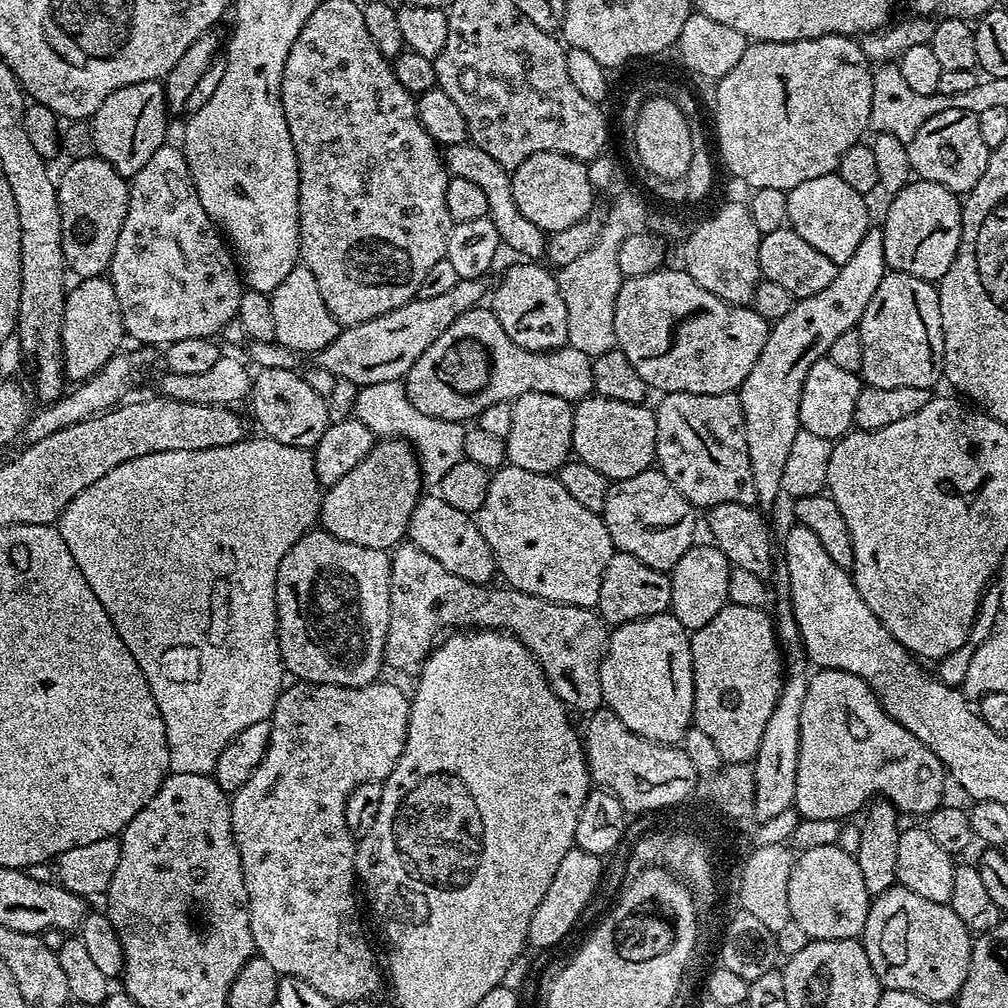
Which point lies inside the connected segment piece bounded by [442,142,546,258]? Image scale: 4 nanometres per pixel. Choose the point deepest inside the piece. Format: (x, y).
(466, 160)

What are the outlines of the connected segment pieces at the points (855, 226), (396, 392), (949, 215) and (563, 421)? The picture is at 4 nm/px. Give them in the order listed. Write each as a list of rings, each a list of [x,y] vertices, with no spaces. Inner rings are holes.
[[[835,174],[822,178],[810,178],[810,182],[802,182],[798,186],[787,189],[788,224],[814,250],[822,250],[830,262],[842,265],[858,250],[858,242],[868,233],[868,204],[865,193],[852,189],[847,182]]]
[[[391,380],[363,385],[354,398],[353,417],[366,425],[378,438],[406,439],[420,457],[423,483],[438,486],[451,467],[464,457],[466,426],[457,420],[434,418],[422,414],[410,402],[403,381]]]
[[[916,178],[893,195],[888,202],[888,213],[882,221],[885,265],[893,272],[905,272],[914,278],[939,282],[946,270],[950,270],[950,262],[954,262],[954,254],[958,250],[962,230],[961,197],[946,190],[946,186],[938,186],[938,182]]]
[[[531,392],[511,401],[511,405],[510,434],[504,441],[508,455],[507,463],[543,476],[559,473],[560,467],[568,463],[573,455],[573,401],[558,398],[554,394]]]

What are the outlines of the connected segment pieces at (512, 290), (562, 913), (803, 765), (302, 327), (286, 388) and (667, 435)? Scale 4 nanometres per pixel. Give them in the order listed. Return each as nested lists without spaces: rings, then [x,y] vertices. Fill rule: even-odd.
[[[516,262],[504,272],[500,285],[493,287],[490,292],[490,307],[492,313],[498,318],[502,330],[506,330],[506,338],[510,342],[518,342],[531,352],[552,352],[555,348],[565,347],[568,343],[568,323],[566,322],[566,302],[562,302],[562,294],[558,290],[555,275],[540,262]]]
[[[573,847],[562,858],[558,865],[558,871],[554,874],[550,886],[542,902],[538,902],[538,910],[530,918],[530,930],[528,931],[528,944],[536,948],[552,948],[560,944],[568,936],[568,931],[577,923],[581,923],[586,906],[590,898],[600,887],[600,880],[604,876],[606,864],[603,859],[594,854],[586,854],[586,850]]]
[[[821,668],[809,675],[806,699],[802,701],[794,801],[795,811],[803,819],[805,816],[808,820],[843,821],[845,818],[852,818],[856,811],[859,813],[876,797],[891,800],[892,805],[901,813],[909,812],[912,816],[924,818],[945,803],[944,780],[946,781],[946,769],[934,750],[918,742],[918,738],[914,738],[910,730],[887,716],[874,690],[862,678],[858,678],[858,674]]]
[[[298,266],[286,274],[283,282],[270,293],[274,306],[274,334],[276,343],[286,346],[291,352],[315,354],[321,352],[341,330],[337,322],[326,310],[326,302],[322,302],[322,294],[318,290],[318,282],[314,282],[314,274],[303,266]]]
[[[259,369],[252,378],[251,404],[252,416],[260,427],[259,431],[274,442],[282,442],[286,446],[309,450],[315,448],[330,423],[329,401],[319,396],[296,370]]]
[[[665,392],[659,397],[660,405],[655,405],[656,414],[656,458],[658,470],[688,499],[689,504],[696,510],[707,510],[718,506],[722,502],[738,502],[739,504],[756,504],[756,491],[754,490],[754,474],[750,471],[750,450],[746,450],[746,430],[744,429],[744,411],[742,402],[736,392],[726,394],[690,394],[689,392]]]

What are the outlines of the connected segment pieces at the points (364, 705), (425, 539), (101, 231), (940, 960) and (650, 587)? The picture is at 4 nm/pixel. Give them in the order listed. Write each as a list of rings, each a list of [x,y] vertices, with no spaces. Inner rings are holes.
[[[292,682],[281,691],[278,702],[274,706],[270,717],[270,742],[266,754],[262,758],[262,762],[258,762],[258,770],[254,770],[254,774],[250,774],[250,778],[246,778],[246,782],[240,789],[231,797],[232,805],[232,833],[236,839],[238,846],[238,854],[242,862],[242,874],[246,882],[246,890],[248,891],[248,909],[252,917],[250,918],[250,930],[254,934],[254,946],[258,955],[266,958],[266,962],[270,962],[270,966],[274,966],[274,970],[280,973],[281,976],[293,976],[294,978],[302,978],[302,982],[310,982],[310,986],[314,986],[314,990],[319,990],[320,993],[326,994],[326,998],[336,1001],[337,1005],[342,1002],[354,1002],[359,1000],[367,1002],[372,995],[380,988],[380,976],[382,980],[382,964],[376,961],[376,956],[372,953],[372,944],[364,937],[364,928],[360,925],[360,916],[356,913],[356,896],[358,900],[358,884],[356,879],[356,845],[357,841],[350,834],[350,830],[346,826],[346,798],[350,798],[350,794],[354,790],[354,786],[362,786],[362,782],[370,782],[371,780],[384,781],[394,770],[394,766],[398,762],[398,758],[404,753],[406,746],[406,738],[408,737],[408,709],[410,707],[409,697],[404,696],[404,692],[396,684],[384,684],[385,682],[377,682],[375,684],[367,684],[361,688],[347,688],[346,686],[334,686],[333,684],[310,684],[307,682]]]
[[[438,494],[421,495],[419,502],[414,506],[414,512],[410,514],[407,539],[414,546],[418,546],[418,550],[426,550],[426,554],[430,554],[430,558],[434,558],[445,570],[450,570],[450,574],[466,578],[466,582],[488,586],[495,581],[492,579],[497,579],[496,559],[490,546],[486,546],[486,538],[482,538],[482,530],[478,530],[475,519],[469,513],[450,506],[450,502],[446,502]]]
[[[95,154],[73,160],[67,166],[69,168],[58,176],[56,186],[65,269],[76,278],[104,276],[112,264],[114,246],[118,246],[118,234],[122,234],[122,222],[126,222],[129,181],[118,174],[110,162]]]
[[[893,886],[869,903],[862,943],[866,958],[870,958],[870,966],[874,966],[874,974],[880,979],[881,989],[910,990],[910,994],[918,994],[936,1005],[959,997],[970,970],[974,936],[947,904],[929,902],[914,894],[914,890]]]
[[[613,551],[610,562],[606,562],[606,574],[602,574],[602,587],[598,590],[596,608],[605,624],[615,626],[650,618],[654,614],[669,611],[672,606],[672,577],[659,572],[646,562],[638,562],[634,554]]]

